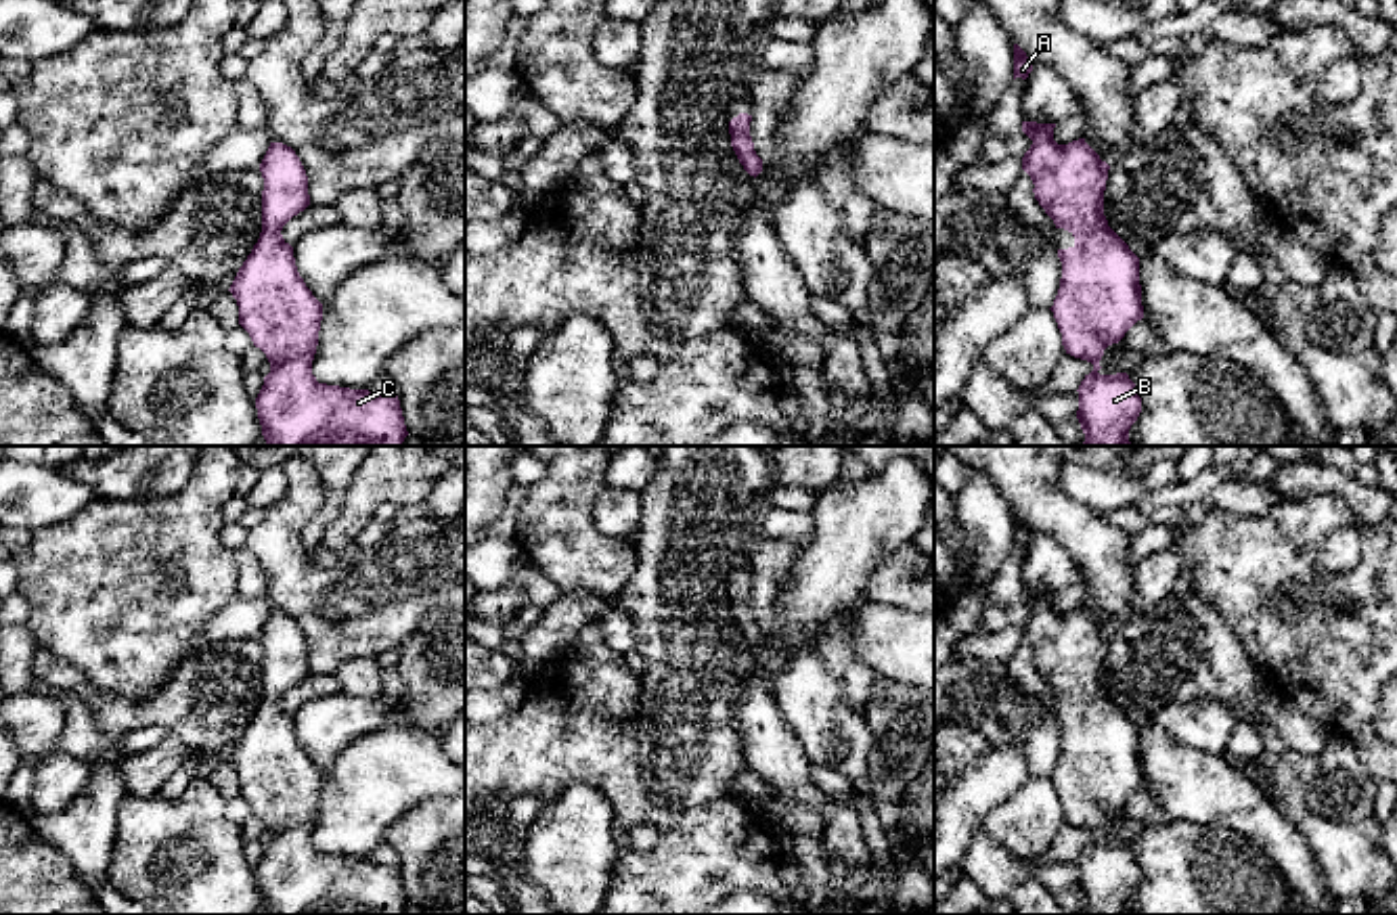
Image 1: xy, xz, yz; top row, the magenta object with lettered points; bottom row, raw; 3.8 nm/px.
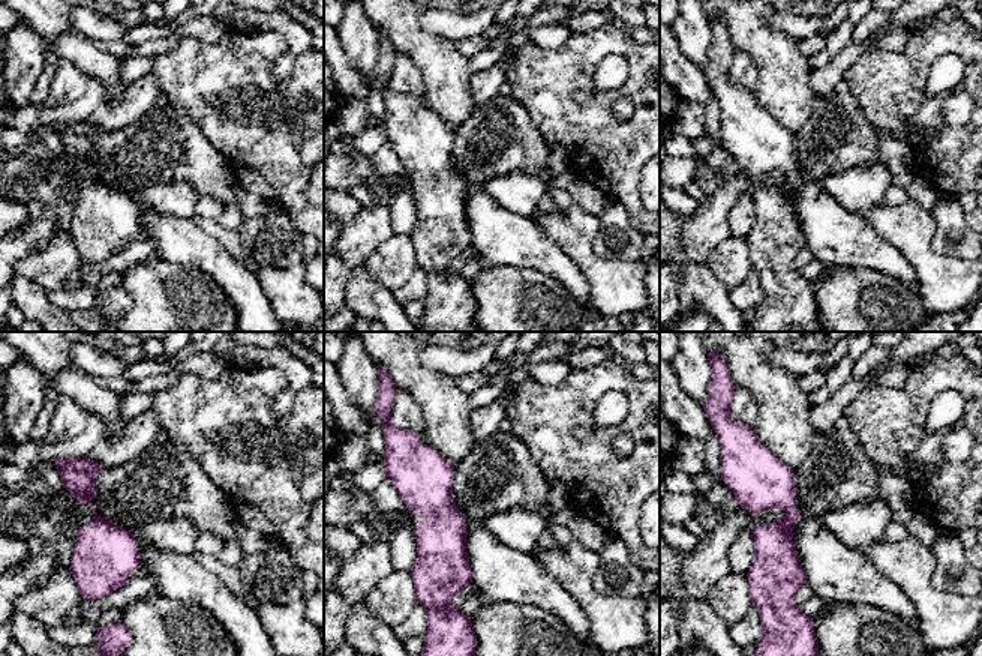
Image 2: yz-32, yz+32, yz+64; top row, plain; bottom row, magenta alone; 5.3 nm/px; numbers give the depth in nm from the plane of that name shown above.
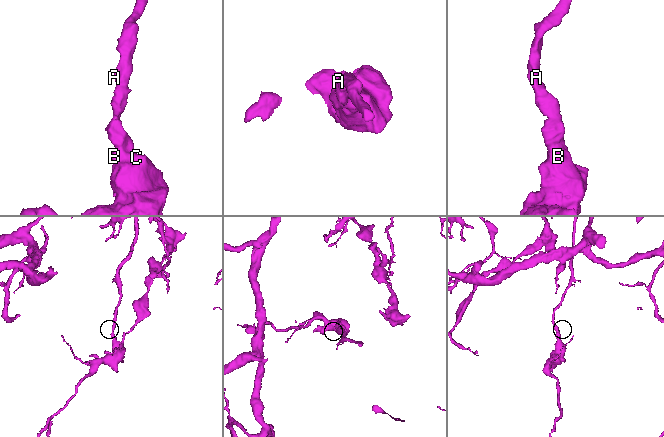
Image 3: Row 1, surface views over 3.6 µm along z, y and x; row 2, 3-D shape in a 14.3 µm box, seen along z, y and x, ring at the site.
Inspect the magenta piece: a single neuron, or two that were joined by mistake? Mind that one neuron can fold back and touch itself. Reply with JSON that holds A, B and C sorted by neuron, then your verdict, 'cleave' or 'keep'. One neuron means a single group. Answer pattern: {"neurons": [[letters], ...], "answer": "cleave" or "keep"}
{"neurons": [["A", "B", "C"]], "answer": "keep"}

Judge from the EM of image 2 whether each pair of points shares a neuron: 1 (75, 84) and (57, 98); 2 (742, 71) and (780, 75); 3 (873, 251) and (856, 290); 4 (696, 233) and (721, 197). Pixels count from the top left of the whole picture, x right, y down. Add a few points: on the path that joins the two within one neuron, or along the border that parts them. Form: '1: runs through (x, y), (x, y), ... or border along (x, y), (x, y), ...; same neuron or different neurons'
1: runs through (71, 84), (62, 93); same neuron
2: border along (735, 50), (744, 51), (756, 66), (754, 93); different neurons
3: border along (834, 266), (867, 266), (894, 275), (900, 281); different neurons
4: runs through (705, 224), (717, 206); same neuron

